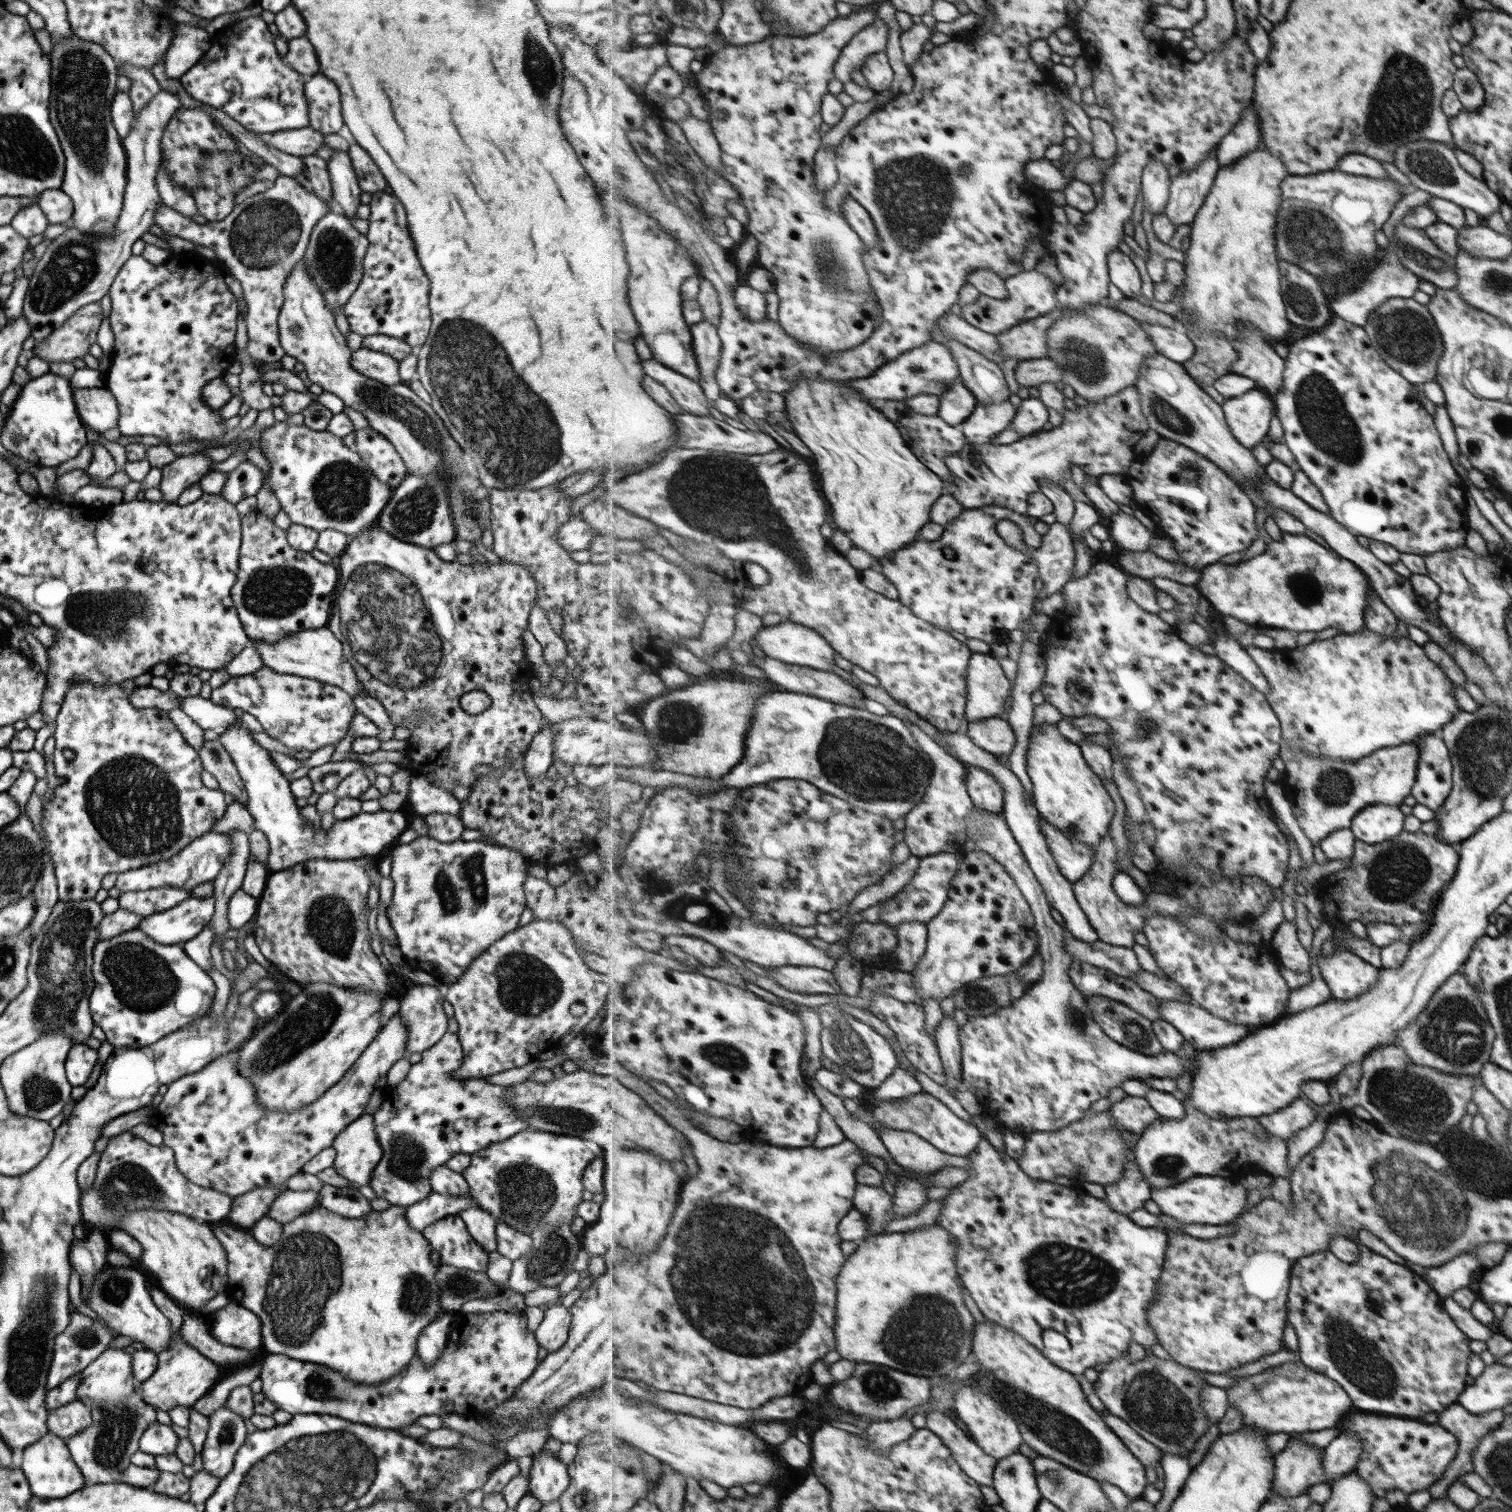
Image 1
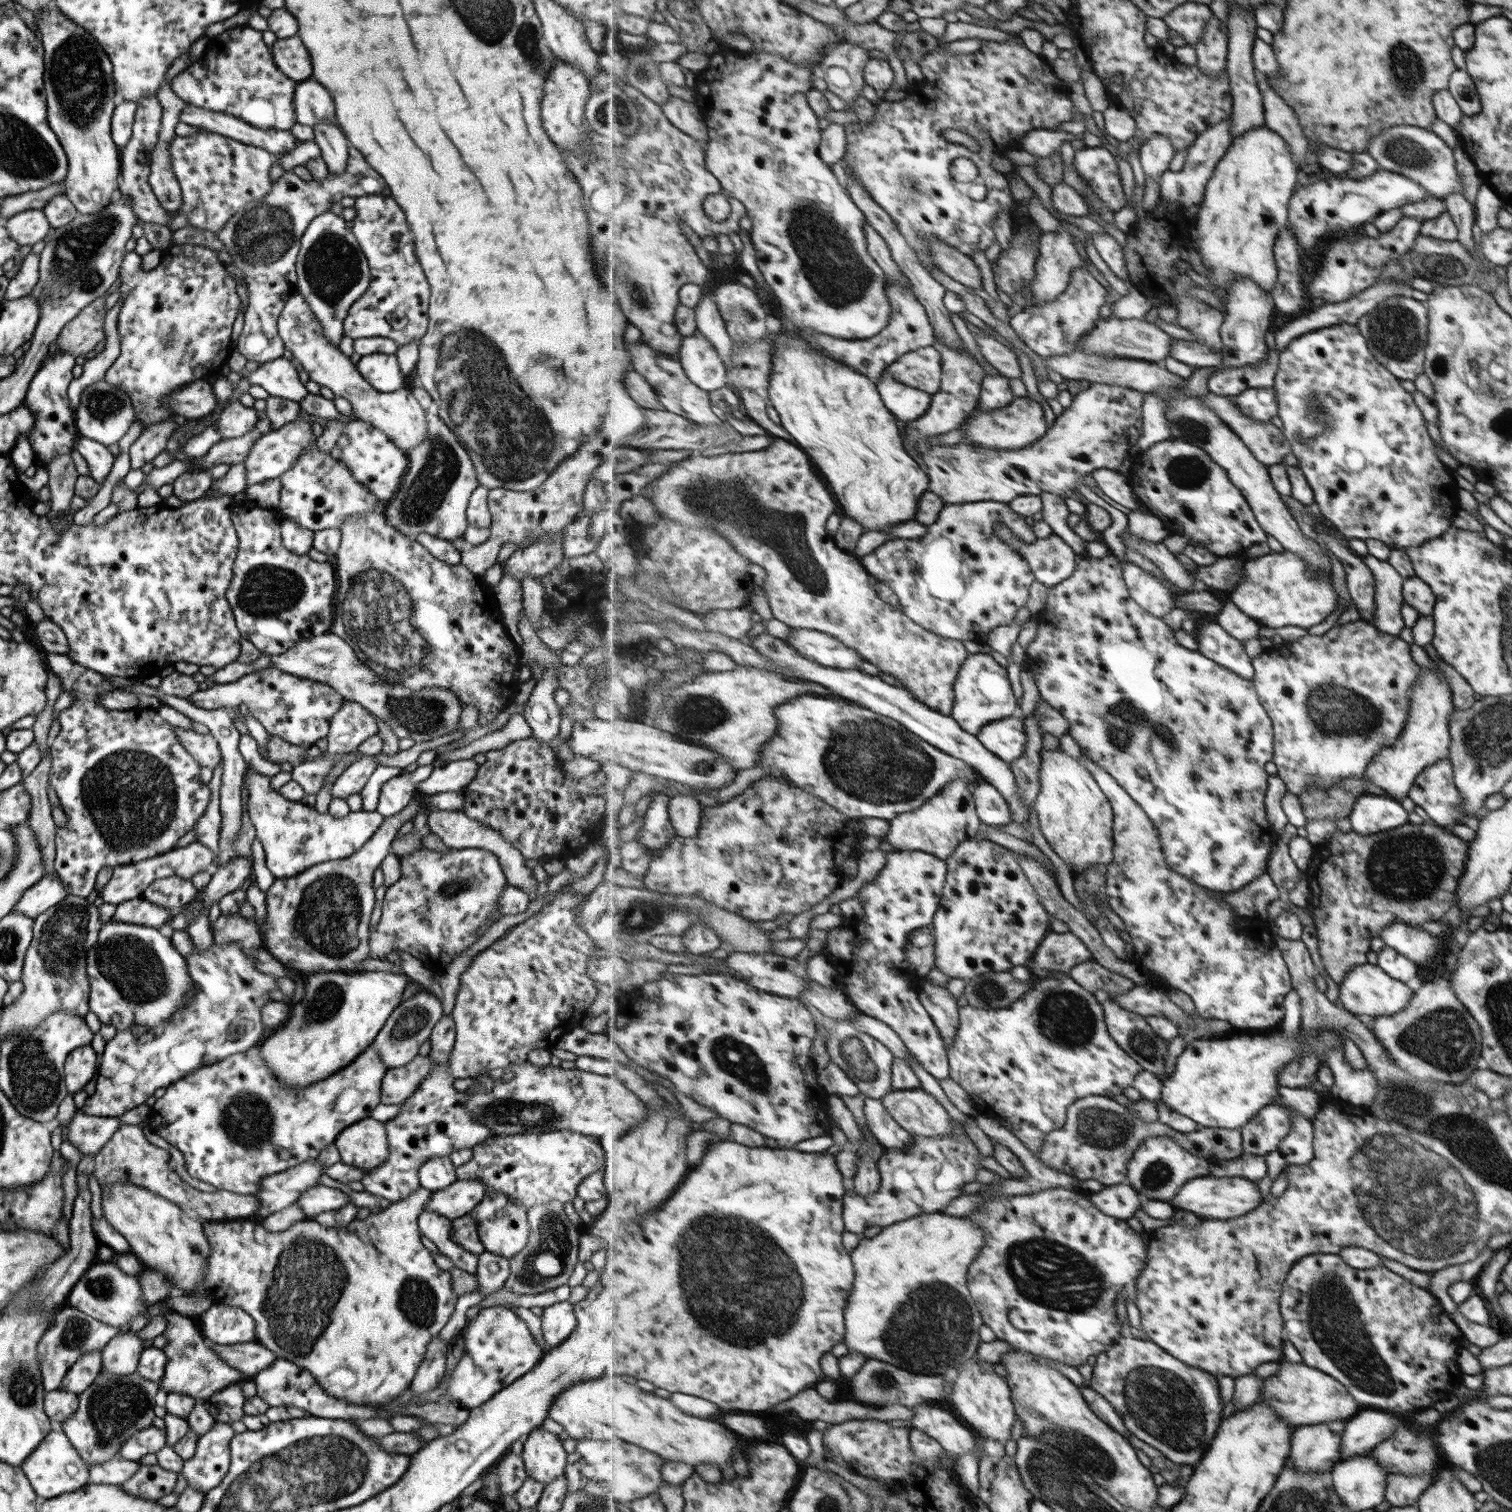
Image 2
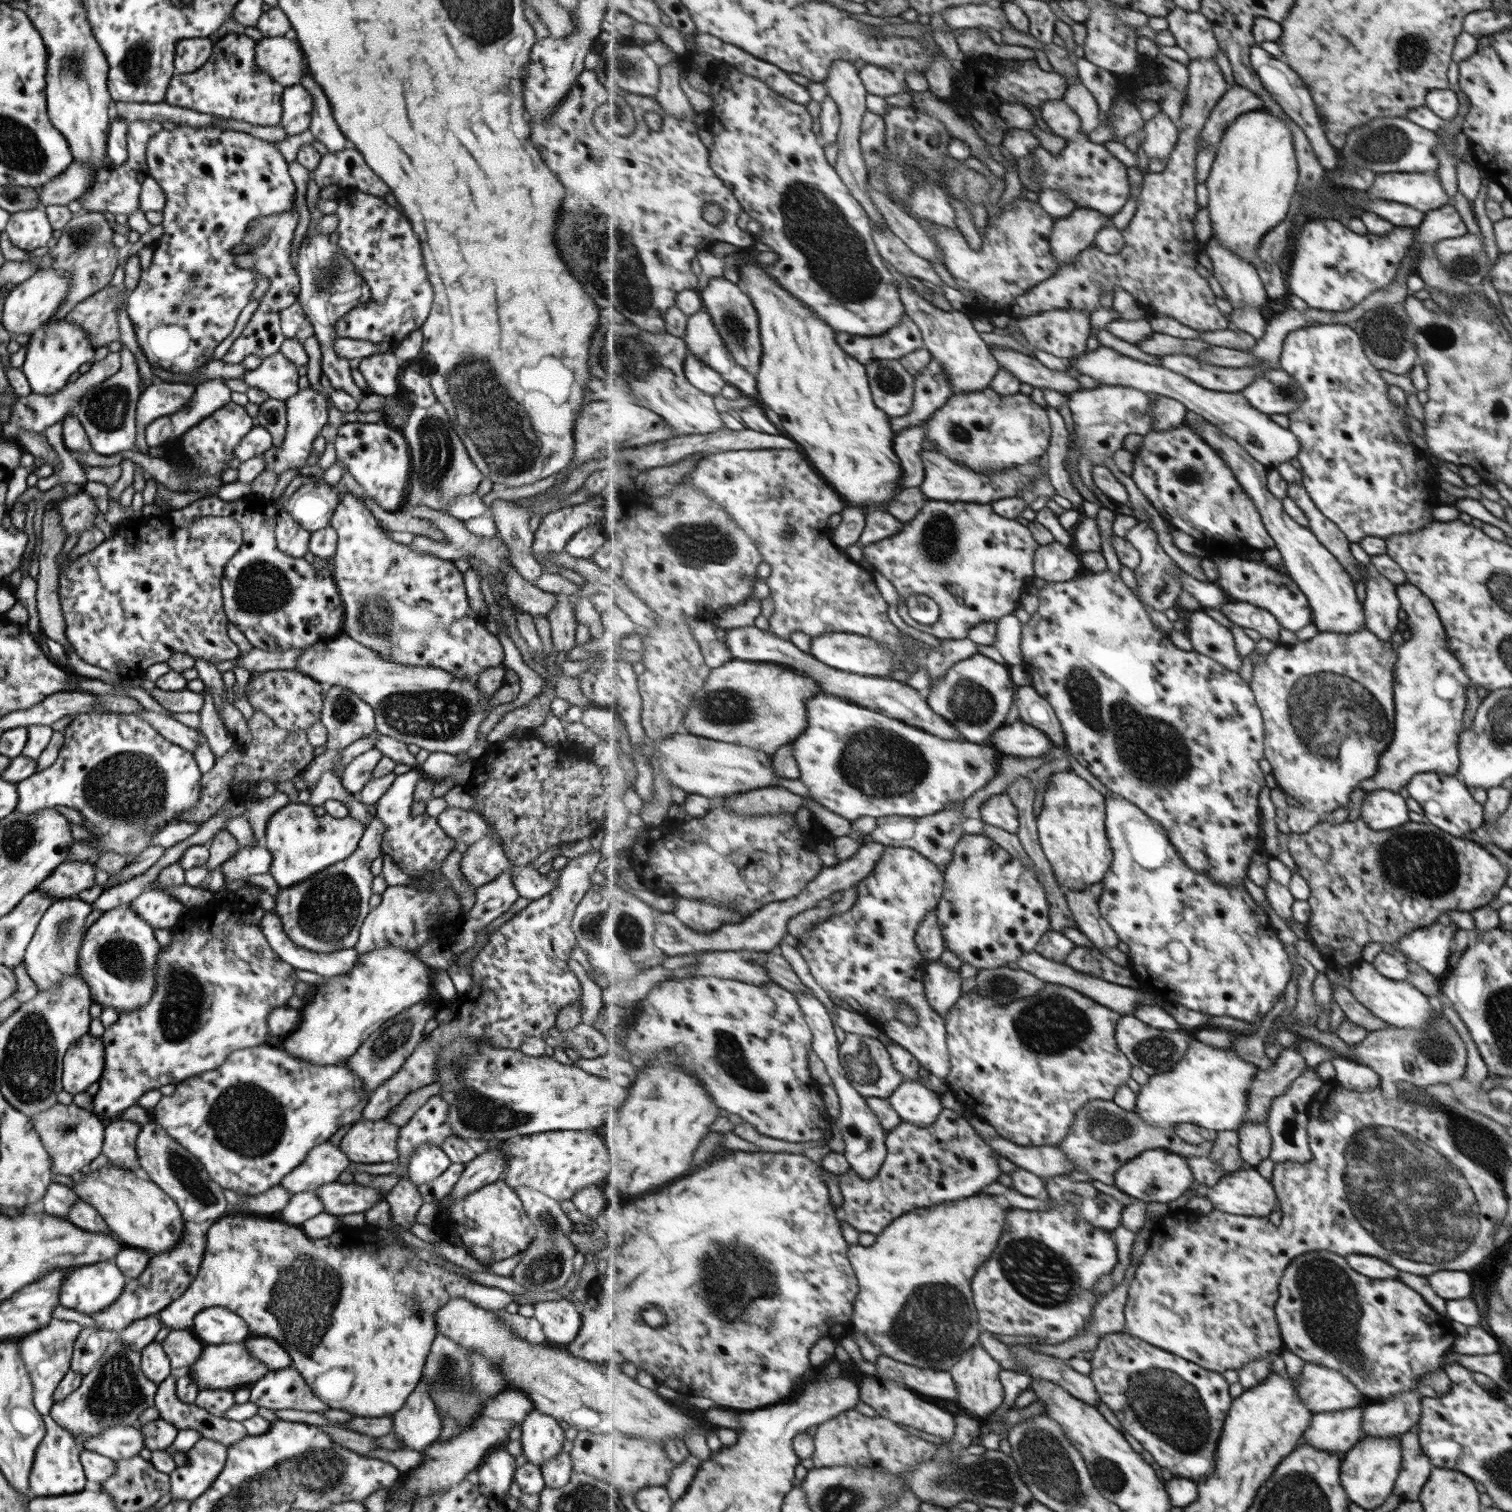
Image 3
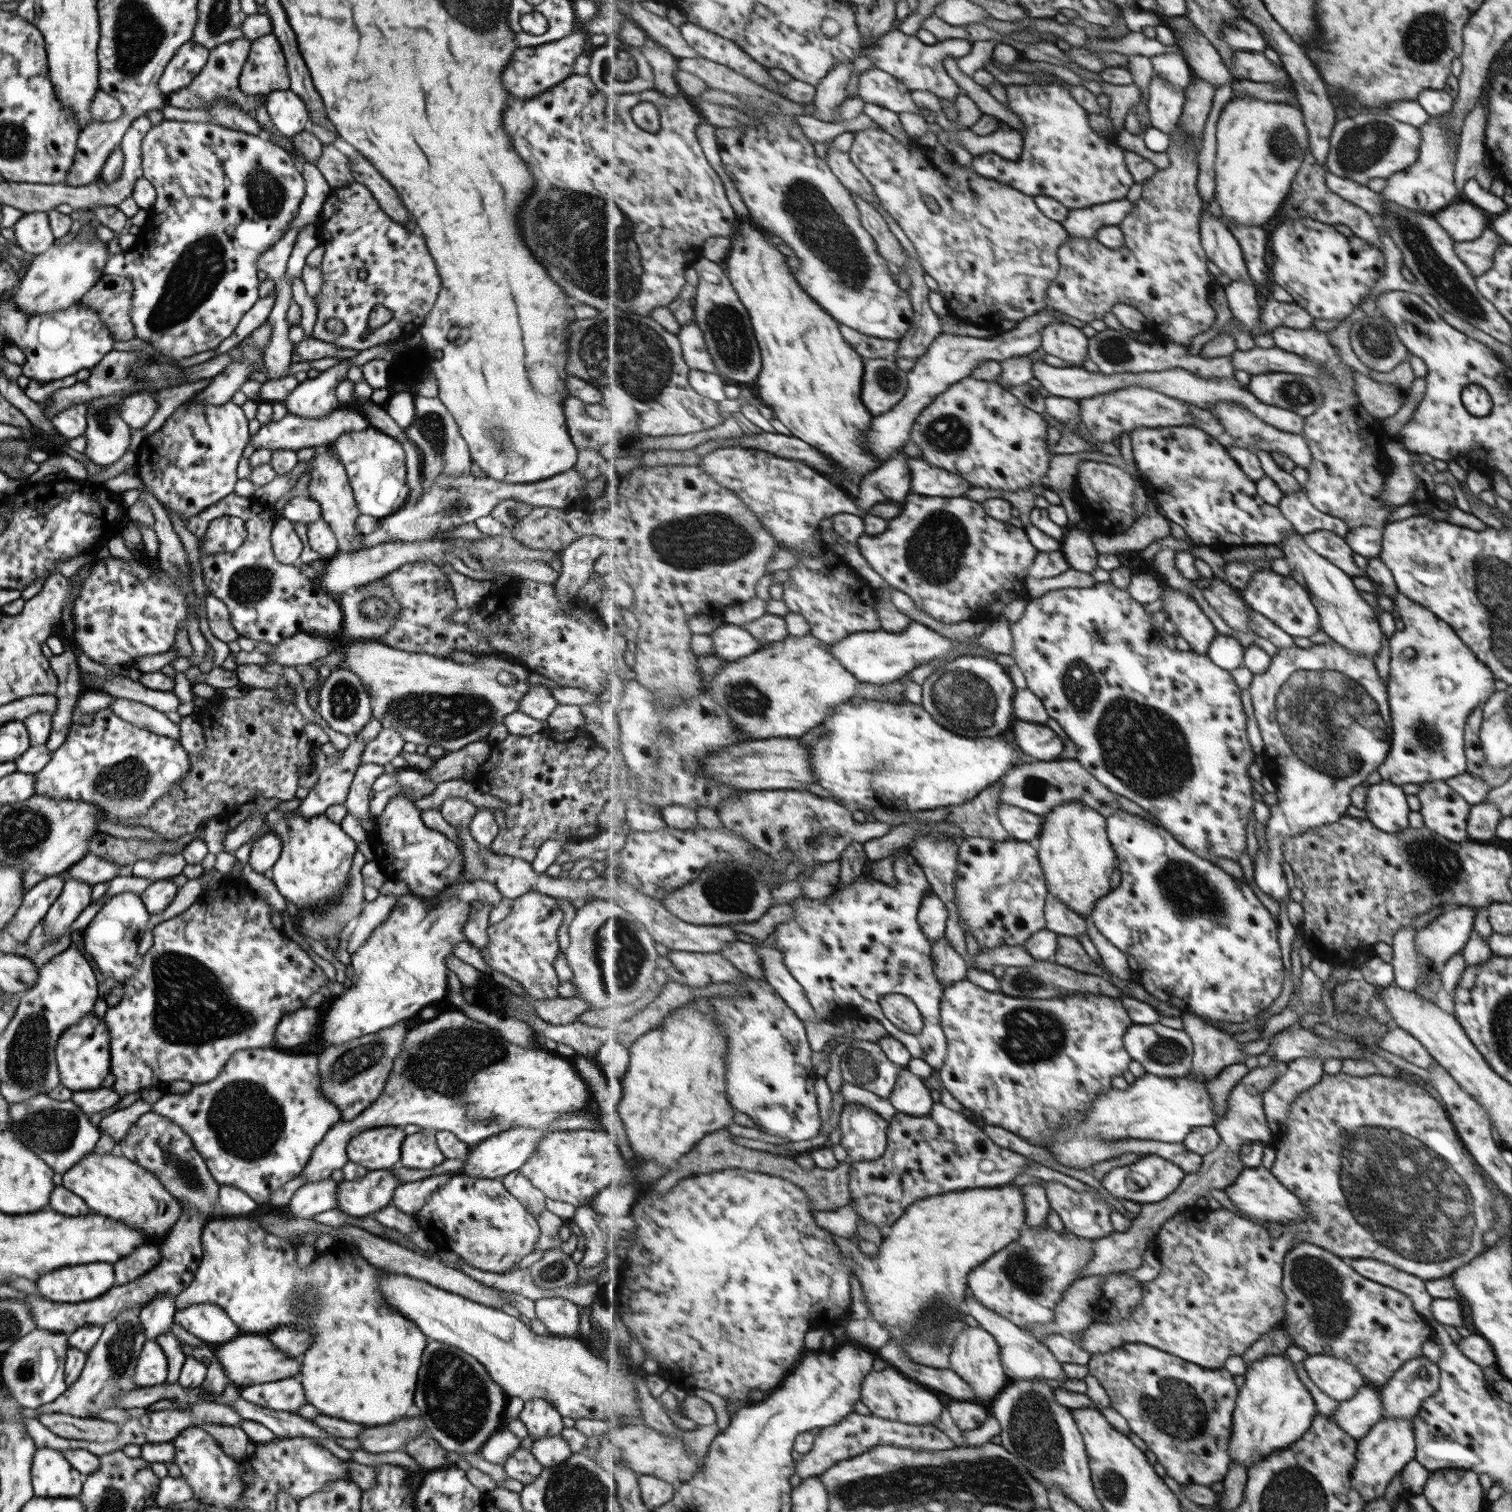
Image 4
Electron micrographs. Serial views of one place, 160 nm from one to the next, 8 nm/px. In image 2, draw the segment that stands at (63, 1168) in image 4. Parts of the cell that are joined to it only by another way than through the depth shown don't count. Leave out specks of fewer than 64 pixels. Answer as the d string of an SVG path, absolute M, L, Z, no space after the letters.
M76 1109L65 1127L61 1127L53 1120L49 1126L54 1125L61 1129L62 1141L67 1139L77 1148L81 1158L89 1155L94 1157L120 1127L118 1117L89 1116L83 1114L80 1109Z

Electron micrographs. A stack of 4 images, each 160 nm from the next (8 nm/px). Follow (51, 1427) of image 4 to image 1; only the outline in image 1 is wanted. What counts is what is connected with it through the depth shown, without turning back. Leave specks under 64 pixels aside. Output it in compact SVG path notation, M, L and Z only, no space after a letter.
M153 1422L141 1434L138 1440L138 1449L141 1452L159 1456L161 1454L171 1454L176 1449L178 1437L170 1427Z

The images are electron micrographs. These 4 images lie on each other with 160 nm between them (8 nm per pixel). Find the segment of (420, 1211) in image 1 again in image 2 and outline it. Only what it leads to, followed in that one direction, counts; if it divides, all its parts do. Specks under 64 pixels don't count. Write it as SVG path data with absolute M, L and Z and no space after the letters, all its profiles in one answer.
M480 1180L455 1181L441 1190L432 1191L422 1210L453 1220L468 1212L486 1195Z

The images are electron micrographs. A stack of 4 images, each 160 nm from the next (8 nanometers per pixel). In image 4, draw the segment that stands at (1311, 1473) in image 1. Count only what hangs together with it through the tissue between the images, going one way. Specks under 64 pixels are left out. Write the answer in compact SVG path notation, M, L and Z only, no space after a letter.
M1365 1384L1352 1398L1339 1402L1335 1412L1328 1418L1343 1433L1358 1441L1383 1418L1379 1392L1381 1392L1380 1388Z

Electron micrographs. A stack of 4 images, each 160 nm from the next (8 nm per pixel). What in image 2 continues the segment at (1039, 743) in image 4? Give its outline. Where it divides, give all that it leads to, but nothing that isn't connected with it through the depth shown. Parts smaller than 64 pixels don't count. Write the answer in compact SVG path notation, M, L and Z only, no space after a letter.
M1021 714L990 722L976 735L991 752L1010 764L1025 755L1029 740L1024 717Z

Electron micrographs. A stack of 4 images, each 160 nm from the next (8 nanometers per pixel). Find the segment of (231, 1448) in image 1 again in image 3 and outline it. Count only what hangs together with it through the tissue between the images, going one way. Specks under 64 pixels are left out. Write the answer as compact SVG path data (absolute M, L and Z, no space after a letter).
M201 1437L185 1453L187 1459L183 1466L175 1467L175 1470L168 1474L169 1494L171 1500L187 1500L187 1502L191 1502L195 1501L195 1498L201 1496L207 1488L211 1487L211 1482L218 1477L226 1461L226 1448L214 1440Z

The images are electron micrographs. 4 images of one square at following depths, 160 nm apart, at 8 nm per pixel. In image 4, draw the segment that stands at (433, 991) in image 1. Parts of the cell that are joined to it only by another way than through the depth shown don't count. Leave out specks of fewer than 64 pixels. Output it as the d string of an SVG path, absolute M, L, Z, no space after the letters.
M415 1020L397 1022L377 1032L348 1040L339 1046L327 1046L316 1053L322 1095L338 1106L341 1119L353 1120L383 1090L394 1058L401 1052L410 1024Z

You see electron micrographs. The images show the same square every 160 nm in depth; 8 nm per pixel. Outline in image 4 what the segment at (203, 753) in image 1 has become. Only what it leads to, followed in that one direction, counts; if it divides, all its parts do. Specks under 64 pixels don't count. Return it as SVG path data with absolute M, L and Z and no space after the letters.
M112 698L108 708L113 711L113 714L125 722L130 722L133 726L173 740L179 736L177 725L169 721L164 713L146 704L127 698Z

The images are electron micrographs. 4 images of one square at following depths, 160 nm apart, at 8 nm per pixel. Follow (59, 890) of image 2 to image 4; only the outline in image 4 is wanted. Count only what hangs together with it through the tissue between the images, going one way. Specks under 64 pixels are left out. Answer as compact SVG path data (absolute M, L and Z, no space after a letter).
M87 853L61 874L64 880L73 879L73 881L93 886L116 878L117 870L122 865Z

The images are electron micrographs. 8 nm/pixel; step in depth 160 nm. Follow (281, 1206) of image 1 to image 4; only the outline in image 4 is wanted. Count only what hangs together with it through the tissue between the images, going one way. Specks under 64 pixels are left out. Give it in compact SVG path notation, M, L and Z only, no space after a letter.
M389 1169L368 1171L363 1178L352 1181L341 1180L336 1186L336 1208L349 1216L371 1216L373 1212L390 1204L393 1191L400 1184L401 1182Z

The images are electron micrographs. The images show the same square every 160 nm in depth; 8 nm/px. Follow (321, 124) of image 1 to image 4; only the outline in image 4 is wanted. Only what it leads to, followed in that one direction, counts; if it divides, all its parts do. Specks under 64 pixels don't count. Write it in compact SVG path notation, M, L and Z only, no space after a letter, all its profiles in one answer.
M272 90L264 101L273 126L285 137L294 136L303 130L308 120L308 111L298 94L287 90Z

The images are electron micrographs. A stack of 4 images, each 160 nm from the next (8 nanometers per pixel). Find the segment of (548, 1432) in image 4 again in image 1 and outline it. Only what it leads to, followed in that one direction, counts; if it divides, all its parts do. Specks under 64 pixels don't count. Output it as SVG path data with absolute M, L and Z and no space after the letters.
M541 1449L531 1455L532 1466L528 1472L528 1493L537 1498L541 1506L558 1497L567 1489L566 1465L557 1456L547 1455Z

